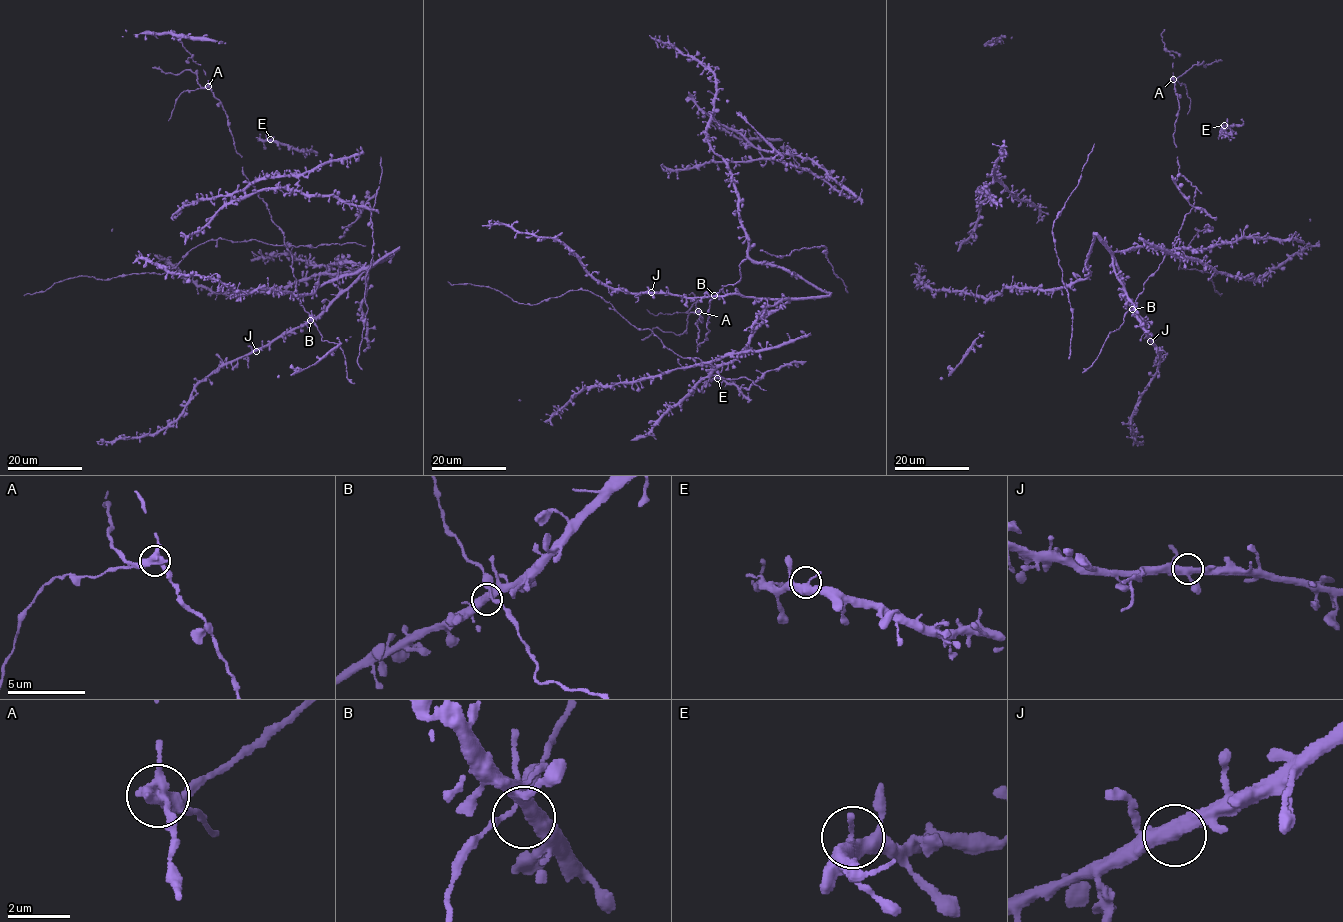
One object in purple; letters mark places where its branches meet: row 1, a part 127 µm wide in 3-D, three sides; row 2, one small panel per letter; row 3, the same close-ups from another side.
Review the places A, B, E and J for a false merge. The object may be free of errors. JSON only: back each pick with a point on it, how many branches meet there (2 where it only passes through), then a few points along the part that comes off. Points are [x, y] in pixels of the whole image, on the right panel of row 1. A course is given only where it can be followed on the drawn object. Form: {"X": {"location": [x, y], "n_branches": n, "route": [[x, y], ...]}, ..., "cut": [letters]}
{"A": {"location": [1173, 79], "n_branches": 3, "route": [[1173, 79], [1193, 66], [1204, 62], [1206, 66], [1222, 60]]}, "cut": ["A"]}

